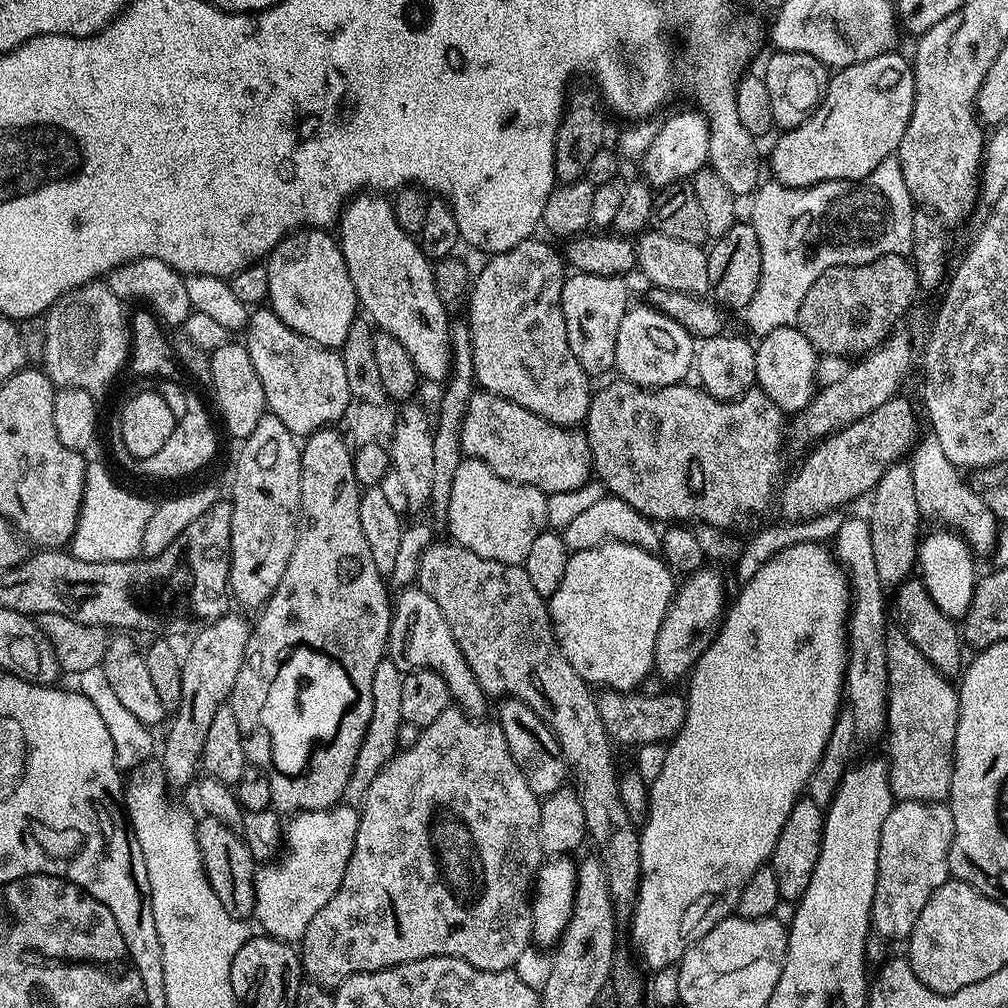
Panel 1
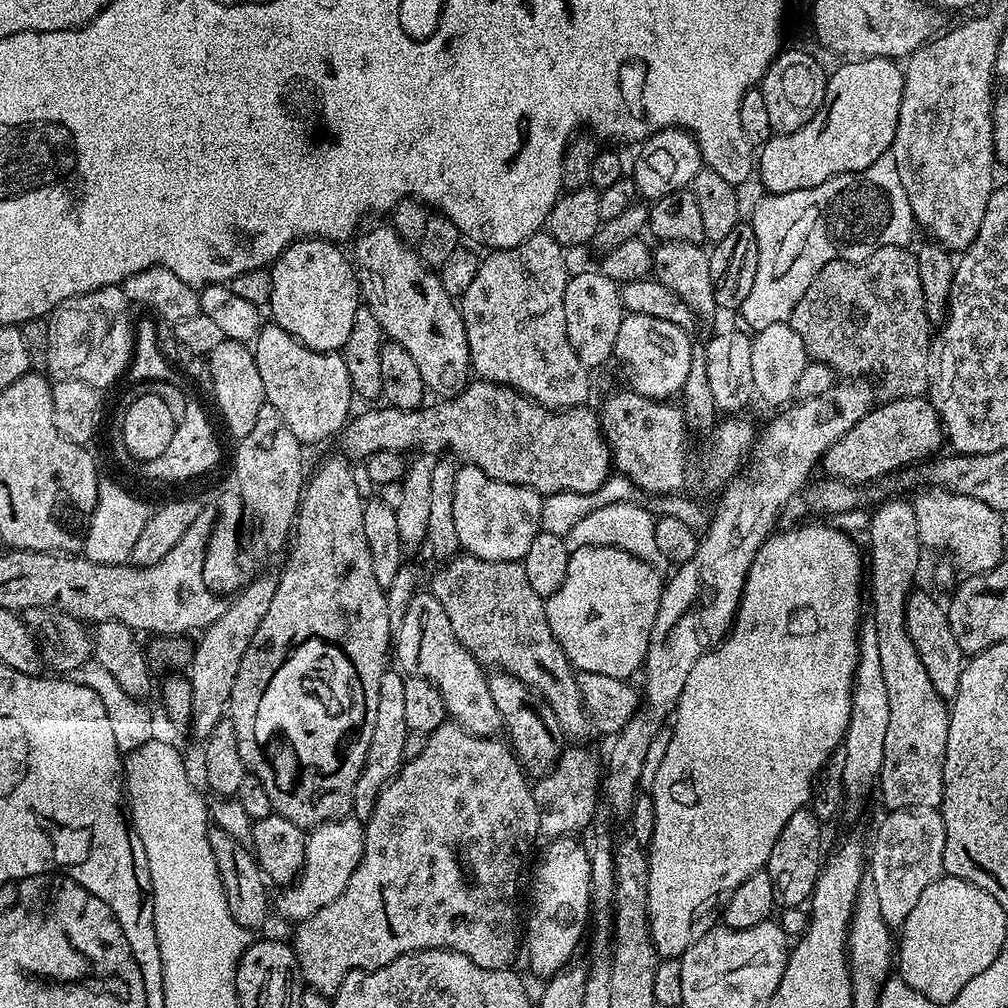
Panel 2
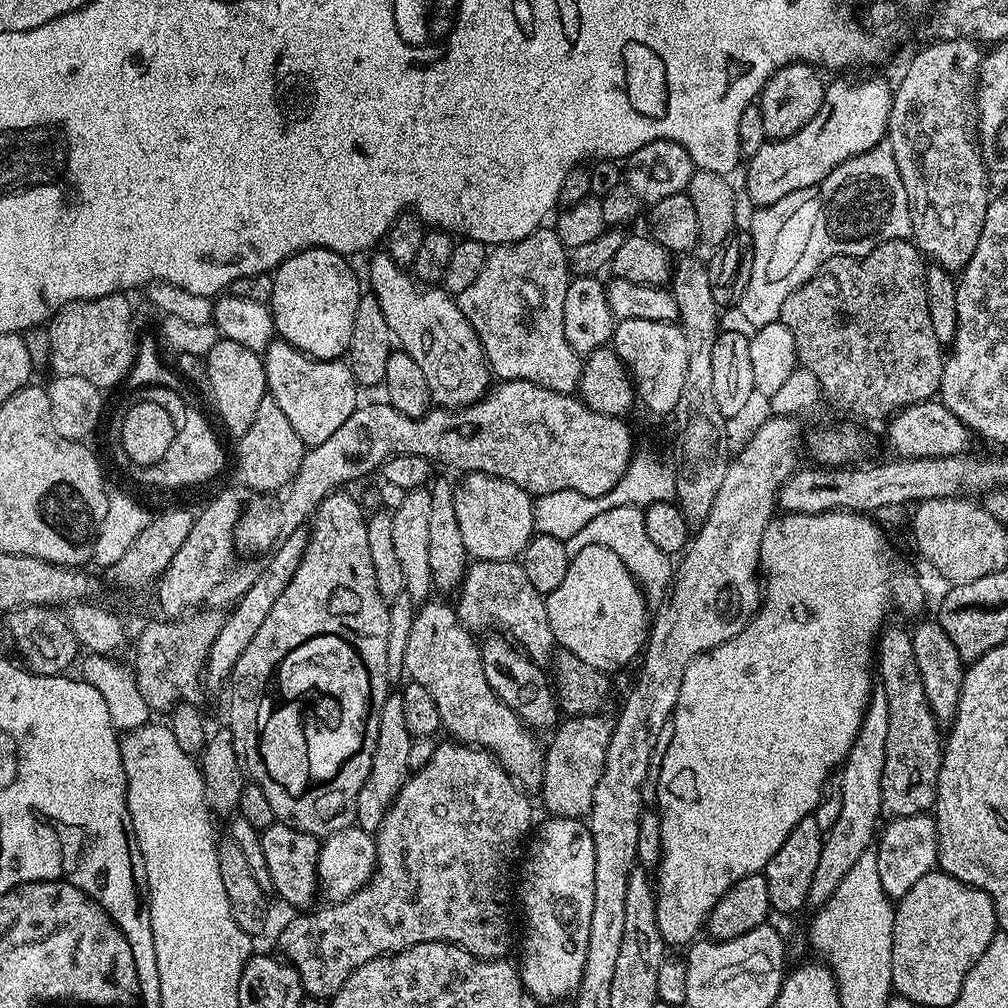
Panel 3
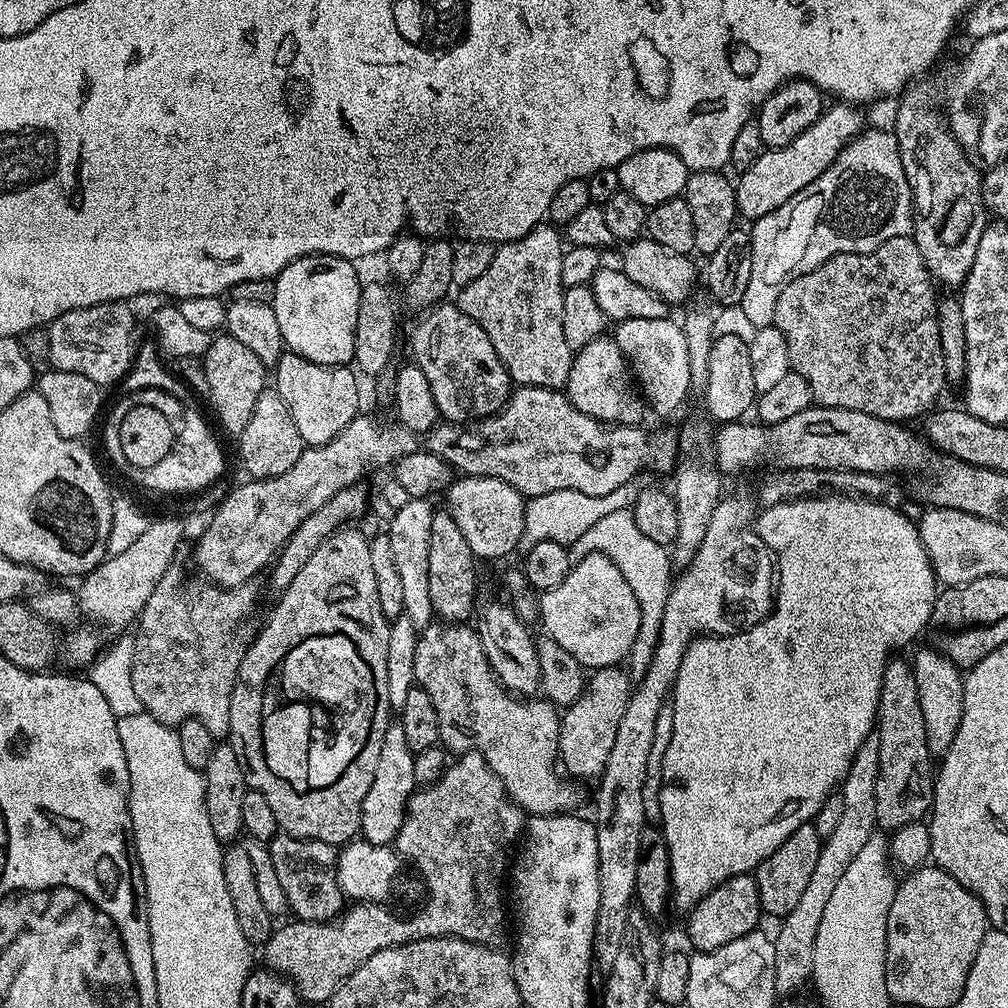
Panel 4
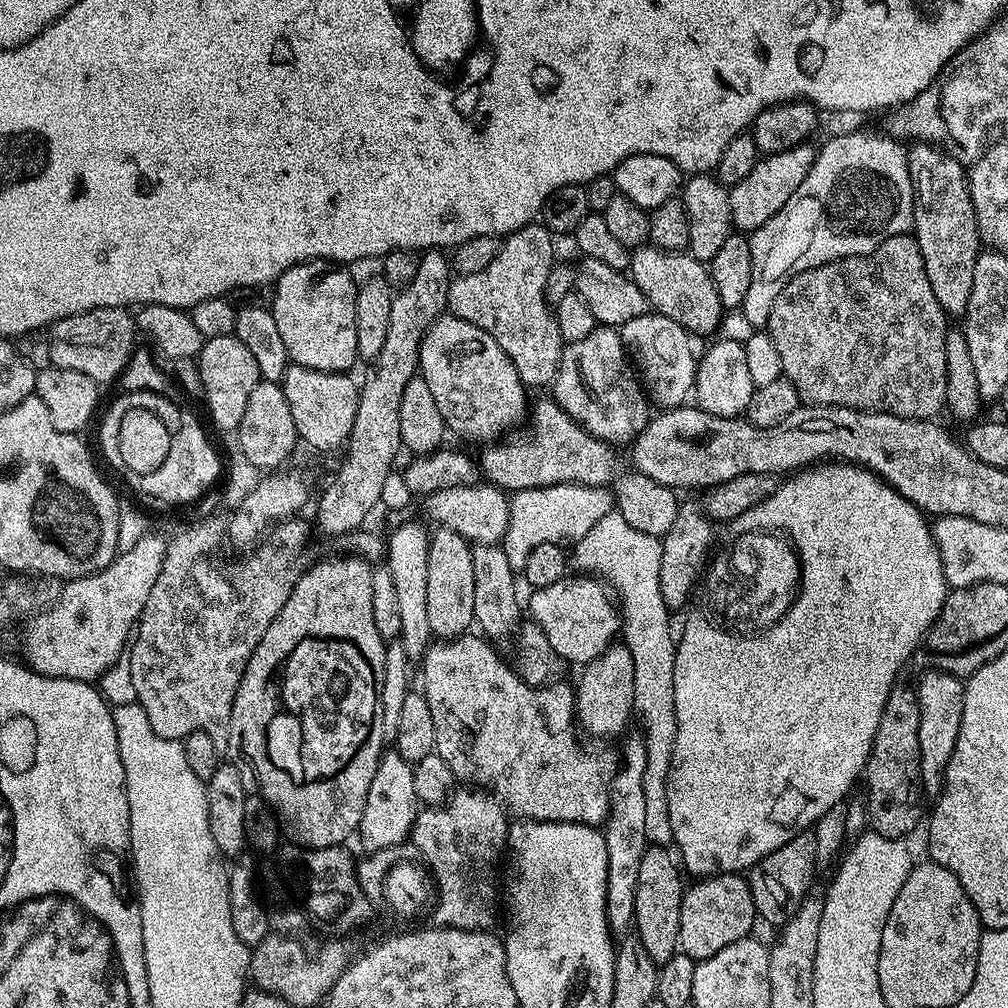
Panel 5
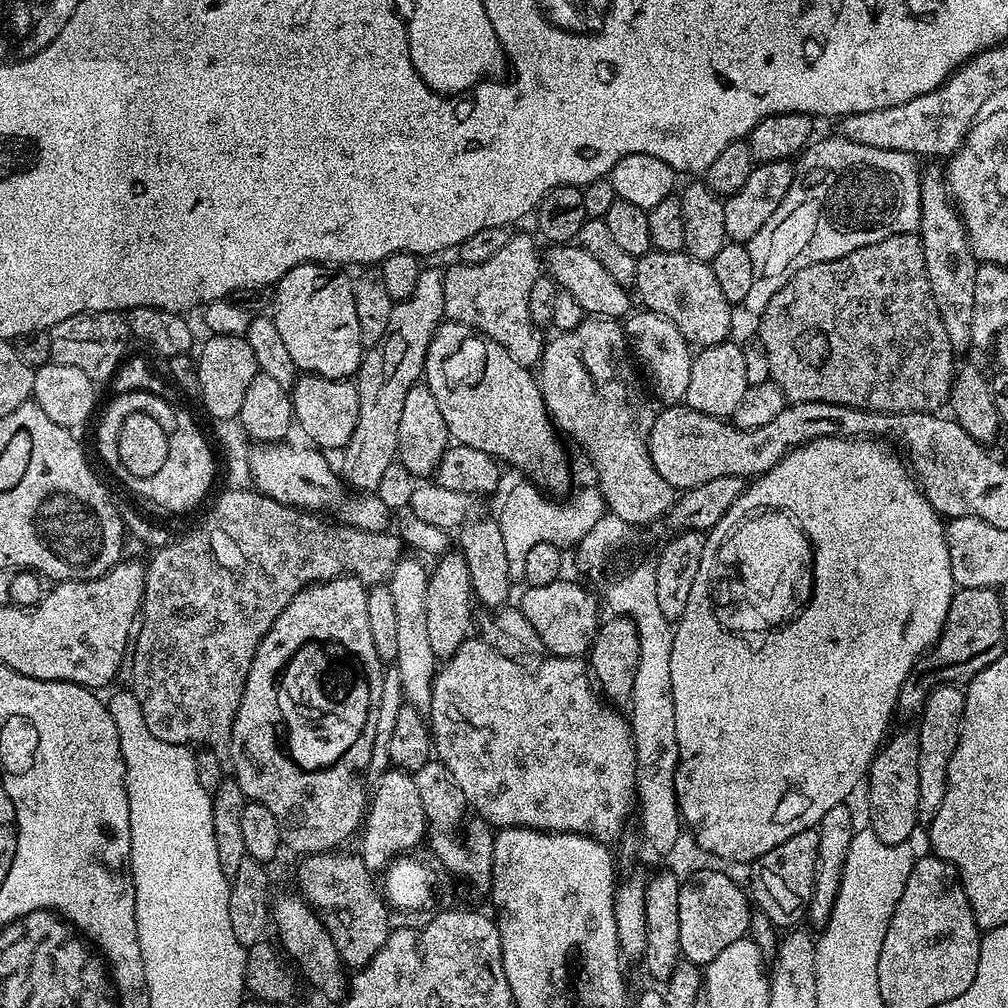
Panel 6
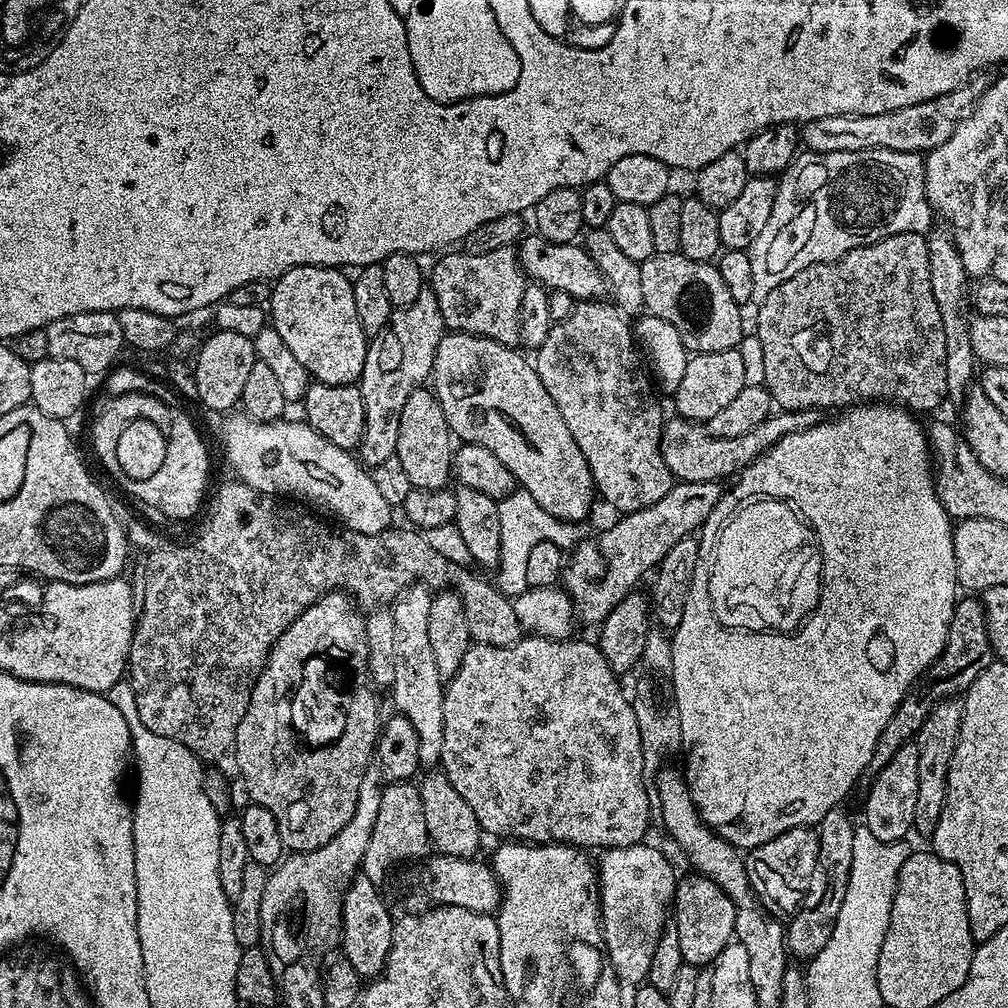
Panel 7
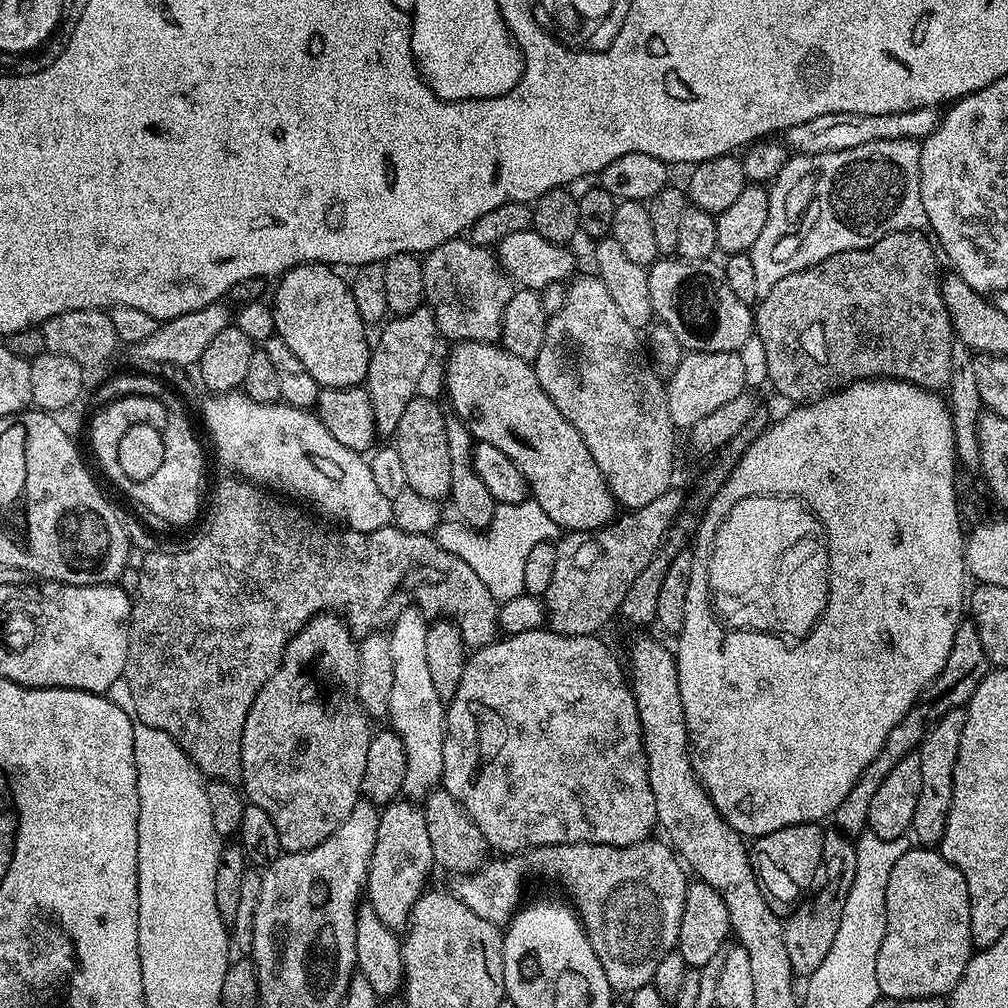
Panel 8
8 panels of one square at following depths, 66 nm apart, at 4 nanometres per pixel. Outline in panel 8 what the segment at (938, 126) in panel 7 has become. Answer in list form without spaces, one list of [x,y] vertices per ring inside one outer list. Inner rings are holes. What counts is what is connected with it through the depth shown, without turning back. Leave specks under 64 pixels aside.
[[[939,107],[919,108],[894,114],[858,114],[857,112],[818,114],[818,118],[810,118],[810,122],[798,122],[798,126],[788,129],[786,144],[797,156],[813,156],[834,154],[838,150],[854,150],[854,146],[866,146],[866,142],[883,140],[922,142],[938,127],[941,119],[942,112]]]

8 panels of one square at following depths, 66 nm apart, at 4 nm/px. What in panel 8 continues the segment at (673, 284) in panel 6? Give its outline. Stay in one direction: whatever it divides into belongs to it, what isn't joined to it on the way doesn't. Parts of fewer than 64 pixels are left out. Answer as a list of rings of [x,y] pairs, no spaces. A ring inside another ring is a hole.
[[[660,258],[648,268],[650,302],[655,319],[678,338],[681,349],[688,352],[739,352],[754,334],[754,312],[735,296],[724,277],[724,269],[712,260]]]

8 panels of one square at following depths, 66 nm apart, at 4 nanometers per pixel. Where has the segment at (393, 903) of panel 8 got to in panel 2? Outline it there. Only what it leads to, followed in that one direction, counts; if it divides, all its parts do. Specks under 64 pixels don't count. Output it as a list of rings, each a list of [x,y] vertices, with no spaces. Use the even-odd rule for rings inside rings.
[[[386,670],[382,674],[382,682],[378,685],[378,714],[374,721],[374,735],[370,737],[370,750],[366,754],[366,762],[362,774],[358,774],[358,782],[352,795],[352,812],[355,819],[366,822],[372,817],[374,806],[378,802],[378,794],[393,780],[404,767],[406,761],[402,754],[409,731],[405,717],[404,676],[396,670]]]

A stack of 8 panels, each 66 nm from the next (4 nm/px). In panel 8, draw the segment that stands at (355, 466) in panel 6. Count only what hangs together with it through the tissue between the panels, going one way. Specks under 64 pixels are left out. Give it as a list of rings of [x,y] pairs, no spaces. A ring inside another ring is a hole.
[[[427,306],[389,319],[380,330],[380,337],[377,340],[375,337],[370,348],[366,387],[370,394],[370,406],[374,406],[377,433],[381,437],[392,438],[398,430],[398,418],[402,418],[408,403],[418,394],[419,388],[416,387],[436,352],[438,333],[434,314]]]

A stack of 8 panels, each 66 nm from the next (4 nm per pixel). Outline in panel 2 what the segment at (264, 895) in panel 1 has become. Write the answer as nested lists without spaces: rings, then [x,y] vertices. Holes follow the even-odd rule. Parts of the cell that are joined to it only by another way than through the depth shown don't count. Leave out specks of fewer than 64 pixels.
[[[355,818],[331,820],[329,824],[320,824],[311,829],[306,836],[306,858],[304,868],[298,879],[291,886],[285,887],[280,897],[275,897],[274,908],[291,922],[299,922],[318,914],[322,906],[334,902],[342,890],[346,890],[346,882],[350,882],[350,874],[358,866],[364,853],[364,824]]]

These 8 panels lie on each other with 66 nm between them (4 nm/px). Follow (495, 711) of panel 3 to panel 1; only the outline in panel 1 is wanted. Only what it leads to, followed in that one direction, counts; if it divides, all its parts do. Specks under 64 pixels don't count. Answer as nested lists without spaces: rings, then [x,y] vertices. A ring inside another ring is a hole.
[[[418,586],[403,589],[395,597],[392,606],[392,625],[388,628],[387,655],[402,670],[413,668],[432,668],[442,678],[446,678],[446,686],[450,690],[453,701],[473,718],[480,718],[490,704],[489,697],[485,696],[482,686],[478,686],[478,678],[474,678],[474,670],[466,662],[458,642],[454,642],[454,634],[450,634],[450,626],[438,610],[438,602],[430,598]]]

